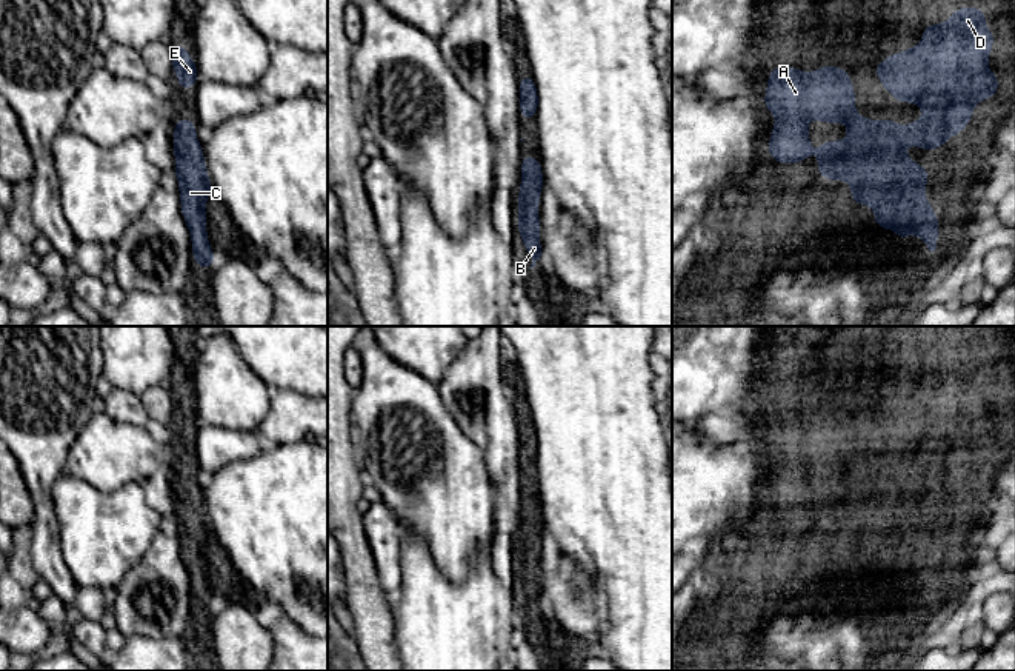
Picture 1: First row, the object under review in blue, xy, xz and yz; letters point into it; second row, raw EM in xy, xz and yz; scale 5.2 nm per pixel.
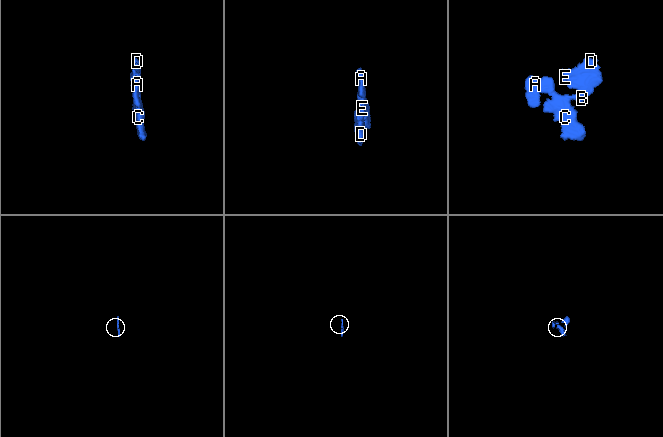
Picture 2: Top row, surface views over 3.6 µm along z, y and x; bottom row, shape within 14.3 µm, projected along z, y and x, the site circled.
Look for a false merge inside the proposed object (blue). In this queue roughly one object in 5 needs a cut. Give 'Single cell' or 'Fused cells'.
Single cell

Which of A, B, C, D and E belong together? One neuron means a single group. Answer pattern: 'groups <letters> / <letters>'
groups A B C D E

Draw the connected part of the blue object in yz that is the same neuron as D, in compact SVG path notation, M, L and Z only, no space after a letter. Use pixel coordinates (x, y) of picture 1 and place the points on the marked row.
M957 8L943 25L927 25L923 29L923 43L901 54L892 54L881 65L874 66L881 86L889 89L897 102L910 102L921 106L926 115L900 128L894 119L880 123L855 114L855 92L847 69L823 66L815 72L801 72L790 66L775 66L769 72L766 108L778 119L769 140L770 159L792 165L812 154L807 139L807 117L849 126L844 142L826 140L815 152L820 160L818 177L847 180L852 189L852 205L870 205L875 211L875 226L894 228L898 239L909 234L920 235L929 251L935 251L938 240L938 219L932 205L926 202L924 185L929 171L904 155L907 145L923 149L941 148L950 135L958 135L969 125L973 105L998 92L998 77L987 68L986 60L993 34L984 26L986 12L977 8Z

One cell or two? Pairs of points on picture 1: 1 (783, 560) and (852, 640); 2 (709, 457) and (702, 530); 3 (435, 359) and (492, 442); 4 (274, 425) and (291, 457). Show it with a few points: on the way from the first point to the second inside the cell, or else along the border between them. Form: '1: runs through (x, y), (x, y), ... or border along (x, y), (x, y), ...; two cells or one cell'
1: border along (800, 597), (785, 597), (771, 605), (766, 613); two cells
2: runs through (702, 476), (702, 511); one cell
3: border along (466, 343), (437, 383); two cells
4: border along (311, 442), (286, 442), (279, 445); two cells

